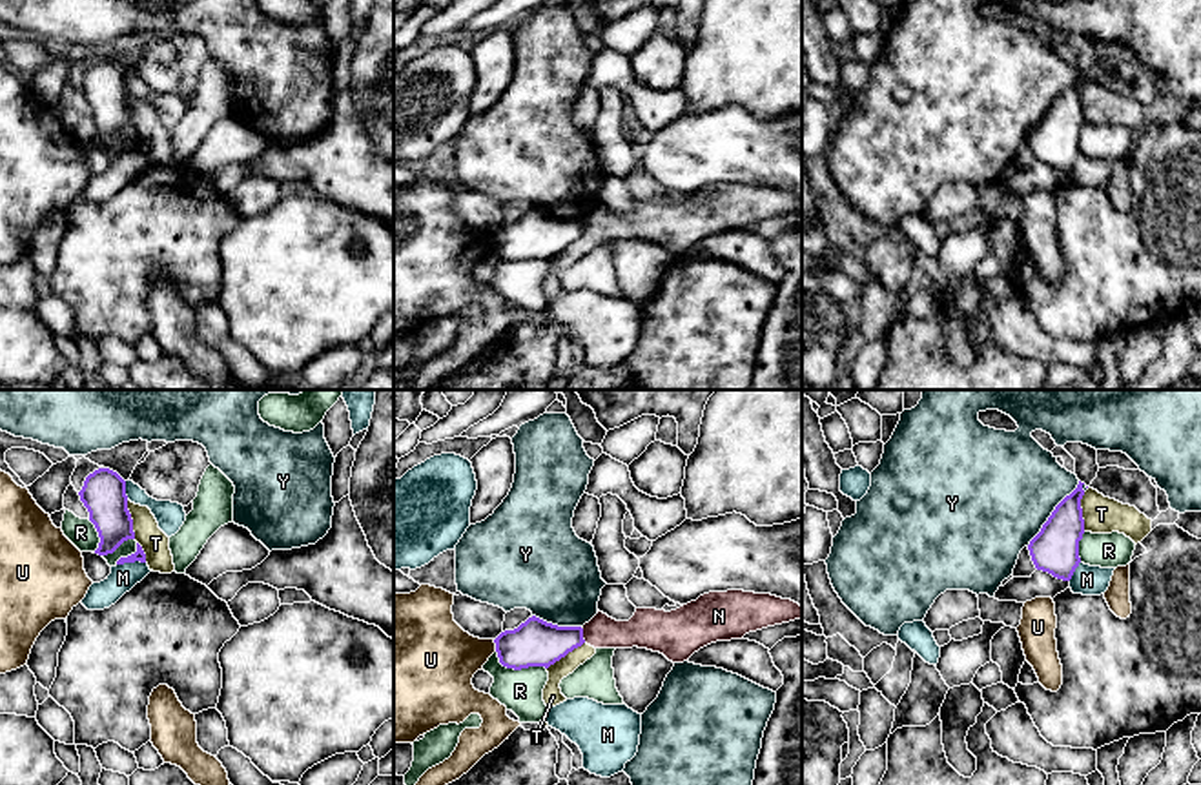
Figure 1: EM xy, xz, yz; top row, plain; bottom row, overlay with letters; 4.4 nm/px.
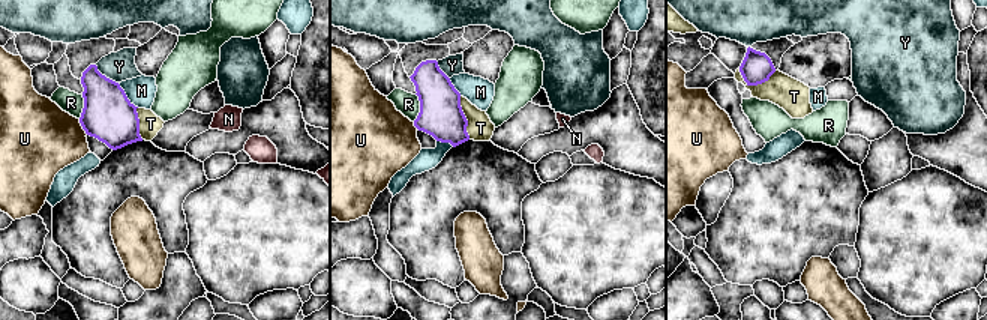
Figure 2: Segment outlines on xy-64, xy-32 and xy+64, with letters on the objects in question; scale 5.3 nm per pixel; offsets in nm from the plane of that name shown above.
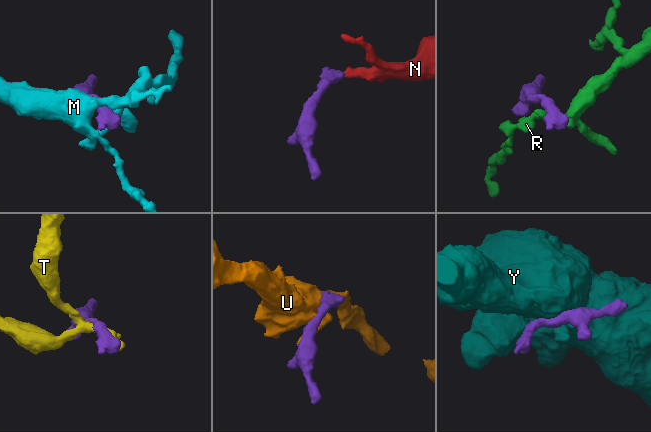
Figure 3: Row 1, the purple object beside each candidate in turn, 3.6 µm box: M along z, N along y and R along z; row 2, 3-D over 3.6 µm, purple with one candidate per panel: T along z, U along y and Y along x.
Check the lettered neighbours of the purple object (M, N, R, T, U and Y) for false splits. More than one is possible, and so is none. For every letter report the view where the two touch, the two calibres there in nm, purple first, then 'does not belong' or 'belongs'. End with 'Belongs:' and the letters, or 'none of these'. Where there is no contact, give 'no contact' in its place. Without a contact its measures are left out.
M: meets purple in xy; 50 nm thick on the purple side, 120 nm on the other; does not belong
N: meets purple in xz; 200 nm thick on the purple side, 140 nm on the other; does not belong
R: meets purple in xz; 200 nm thick on the purple side, 190 nm on the other; does not belong
T: meets purple in xy; 190 nm thick on the purple side, 120 nm on the other; does not belong
U: meets purple in xz; 200 nm thick on the purple side, 320 nm on the other; does not belong
Y: meets purple in yz; 200 nm thick on the purple side, 480 nm on the other; does not belong
Belongs: none of these

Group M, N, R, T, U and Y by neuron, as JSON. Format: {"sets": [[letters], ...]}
{"sets": [["M"], ["N", "T"], ["R"], ["U"], ["Y"]]}

